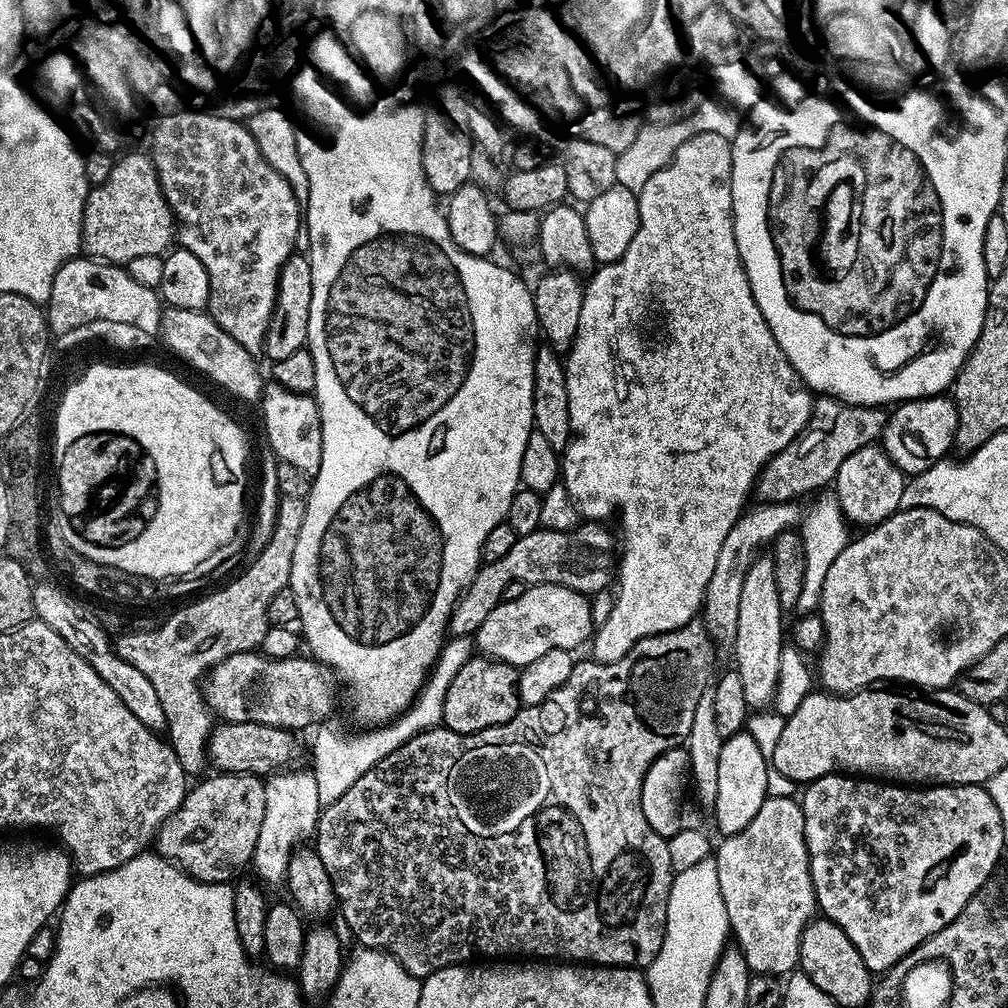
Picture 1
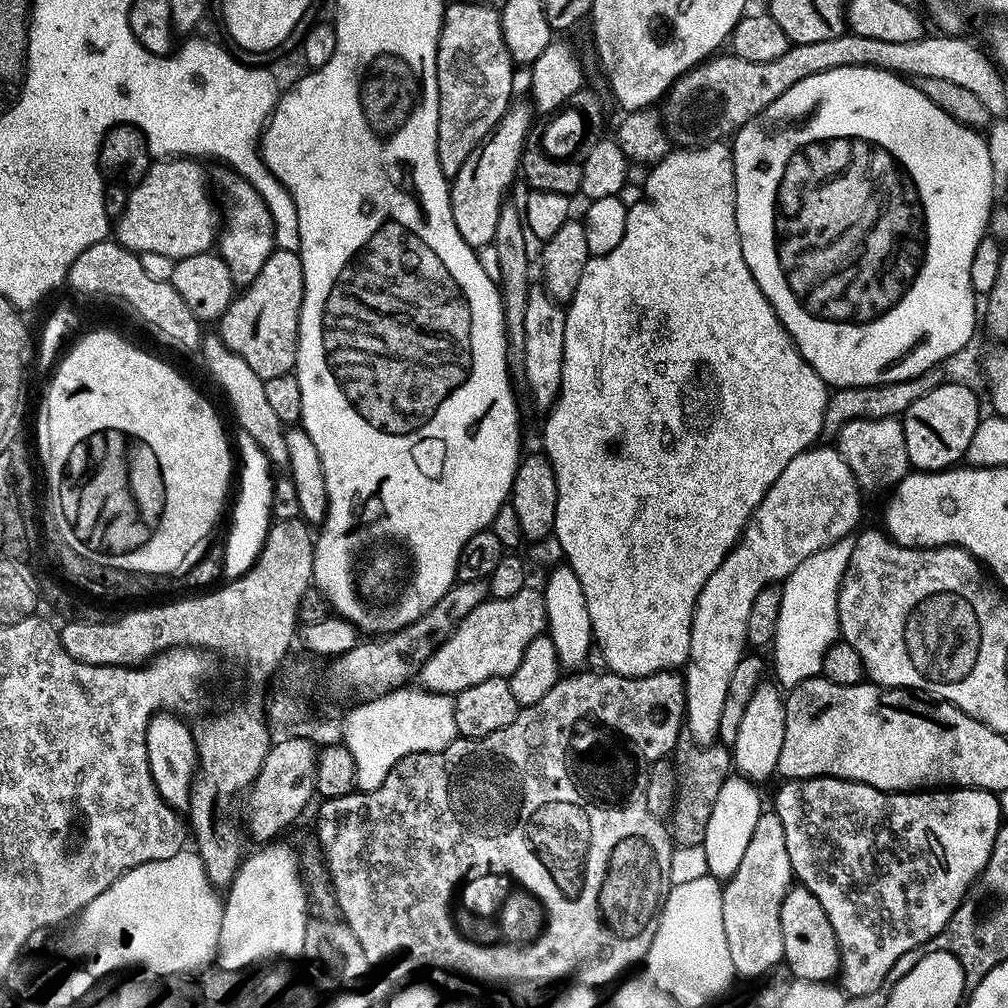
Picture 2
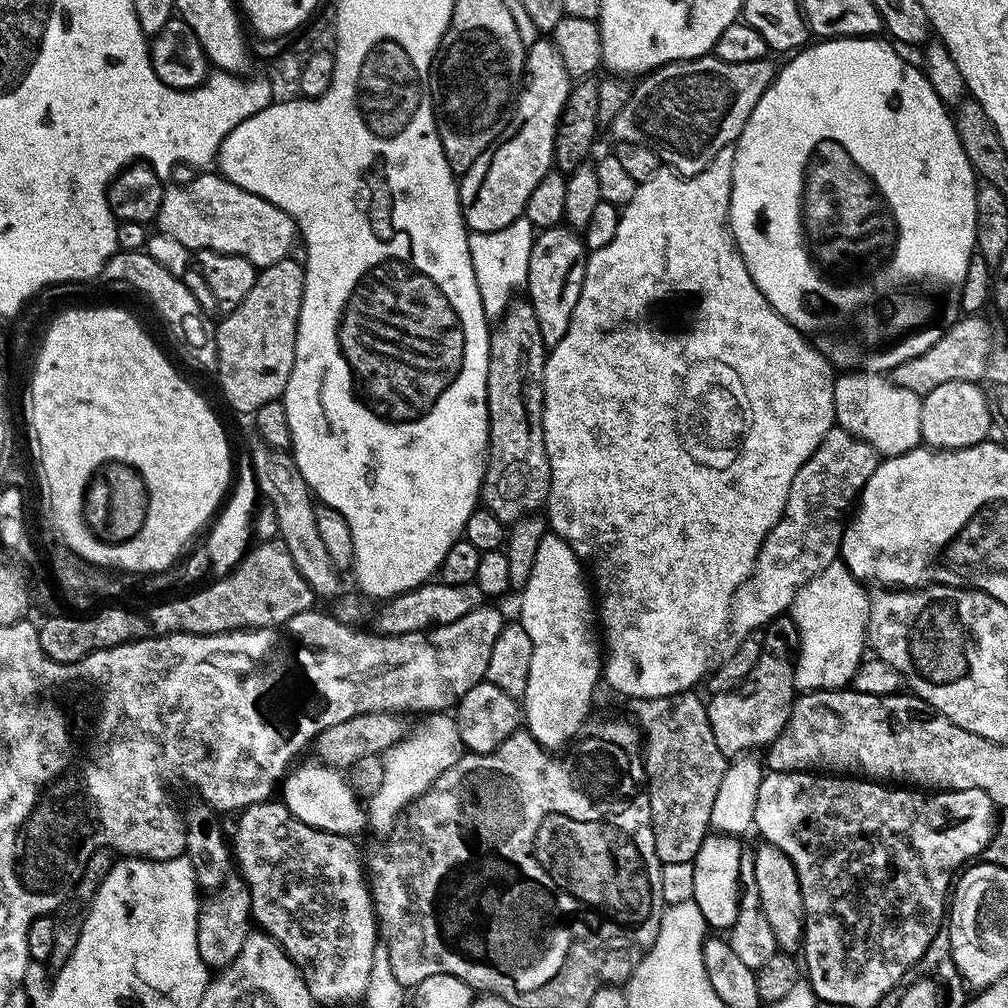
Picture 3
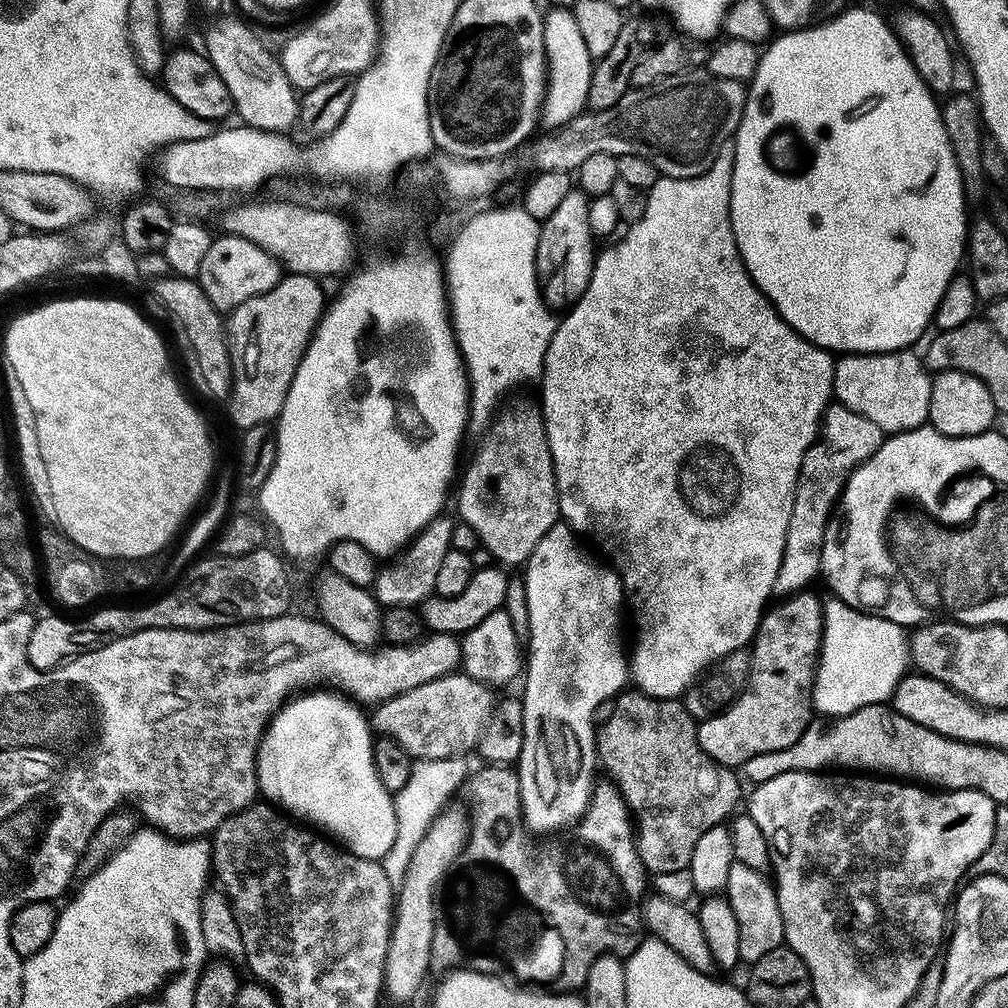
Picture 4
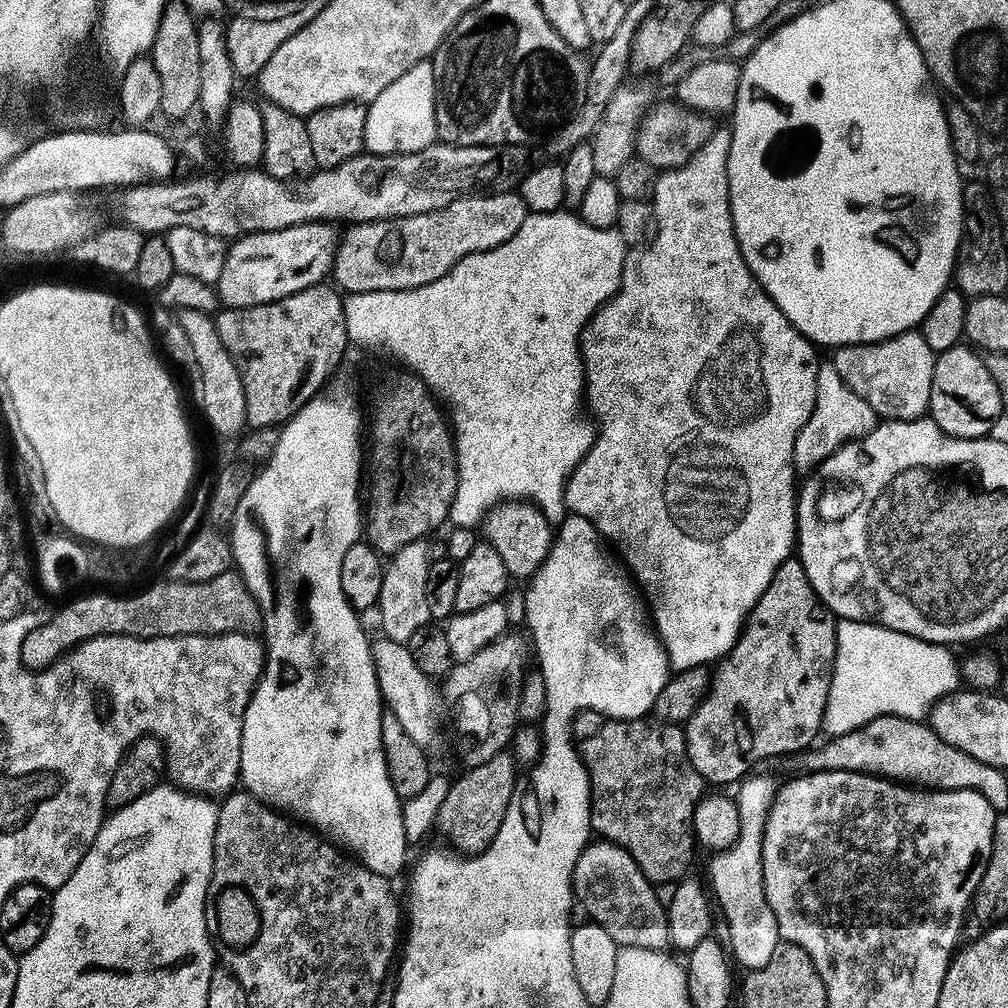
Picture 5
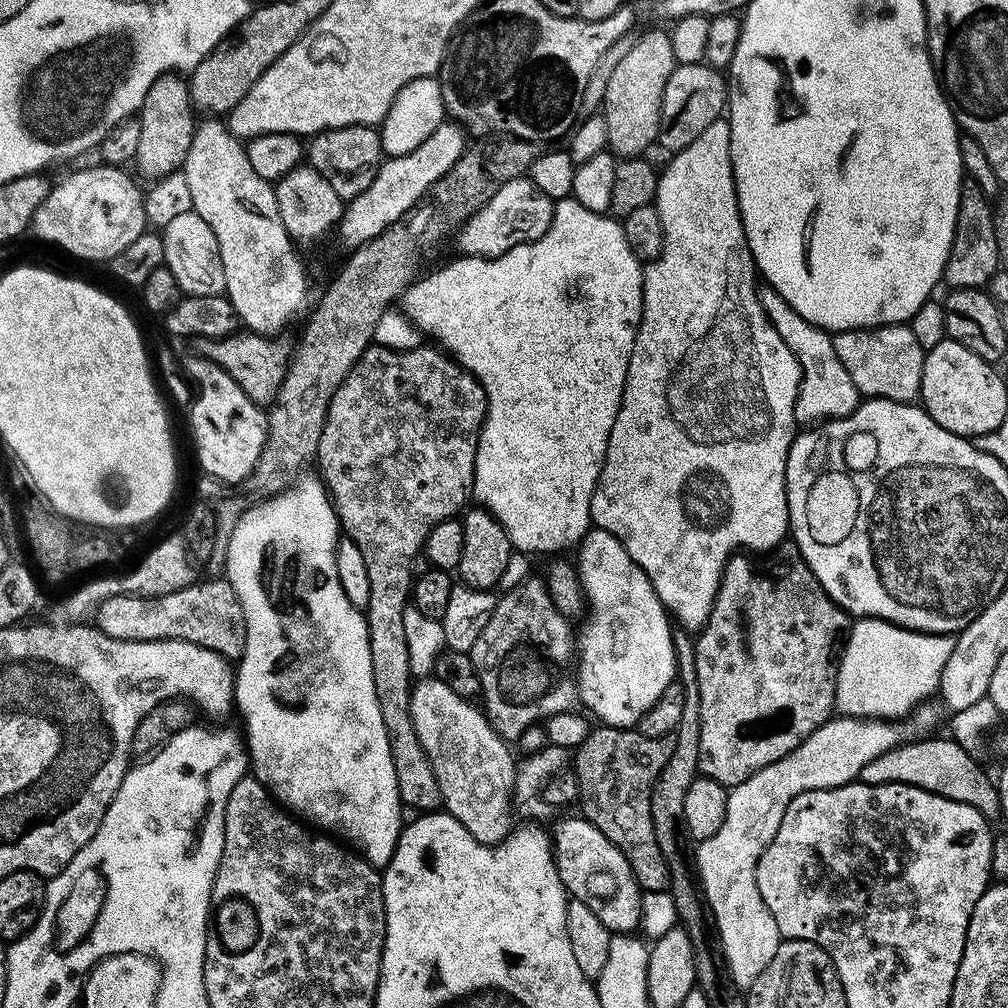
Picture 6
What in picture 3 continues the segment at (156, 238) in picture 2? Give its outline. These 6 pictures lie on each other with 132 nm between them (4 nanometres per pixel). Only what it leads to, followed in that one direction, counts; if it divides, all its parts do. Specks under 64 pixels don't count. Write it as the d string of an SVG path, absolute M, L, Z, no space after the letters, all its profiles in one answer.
M212 172L194 177L189 184L165 187L155 227L178 238L189 250L245 256L257 270L289 259L291 252L288 251L298 244L298 229L290 214L266 198L242 190L242 186Z

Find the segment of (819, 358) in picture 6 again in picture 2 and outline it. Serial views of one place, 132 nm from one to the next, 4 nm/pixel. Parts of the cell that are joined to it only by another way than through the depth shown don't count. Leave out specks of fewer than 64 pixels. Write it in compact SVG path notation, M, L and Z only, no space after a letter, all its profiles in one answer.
M813 446L806 449L793 458L790 466L786 466L786 470L782 470L778 482L774 482L774 486L766 490L762 502L749 518L739 542L726 553L718 570L714 570L714 574L706 578L706 586L702 586L698 594L696 613L692 616L688 662L682 668L686 690L684 707L686 732L698 744L717 743L722 722L722 705L726 703L726 690L730 687L730 677L738 667L740 659L746 655L748 644L746 618L750 618L754 598L758 598L763 588L787 580L791 572L798 570L798 566L802 566L806 558L818 554L818 550L838 542L843 536L852 536L857 531L856 523L860 520L862 490L858 486L856 476L850 470L850 466L846 466L842 454L836 451L835 447L820 447Z

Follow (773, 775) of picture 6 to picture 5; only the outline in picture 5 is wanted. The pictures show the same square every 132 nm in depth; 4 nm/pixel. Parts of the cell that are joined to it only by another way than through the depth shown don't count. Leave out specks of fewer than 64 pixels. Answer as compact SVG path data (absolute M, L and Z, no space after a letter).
M749 775L739 785L740 796L735 797L740 819L740 833L734 846L730 846L725 852L715 853L711 857L712 865L708 868L709 874L712 875L710 888L714 893L715 903L719 911L721 908L725 918L728 919L728 936L732 939L731 955L735 963L737 965L740 963L744 970L766 966L766 962L770 962L774 950L782 942L778 922L774 918L774 910L770 910L766 902L762 874L764 850L762 838L768 811L772 808L772 799L776 796L778 784L768 776L756 775Z

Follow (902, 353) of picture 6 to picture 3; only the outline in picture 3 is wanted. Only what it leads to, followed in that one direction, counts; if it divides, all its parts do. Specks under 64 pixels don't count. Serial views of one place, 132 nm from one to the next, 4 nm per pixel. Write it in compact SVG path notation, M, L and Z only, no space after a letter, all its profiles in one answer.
M848 370L837 375L834 414L838 427L866 442L876 451L877 457L906 454L921 447L922 397L904 386L894 386L887 375L871 370Z

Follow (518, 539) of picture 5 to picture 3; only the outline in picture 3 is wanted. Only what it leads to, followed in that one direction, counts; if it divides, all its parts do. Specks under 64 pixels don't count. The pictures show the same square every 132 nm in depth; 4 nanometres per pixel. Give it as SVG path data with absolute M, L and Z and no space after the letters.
M513 299L497 324L488 342L488 455L480 500L500 521L513 522L539 513L548 502L552 471L542 430L546 349L527 299Z

